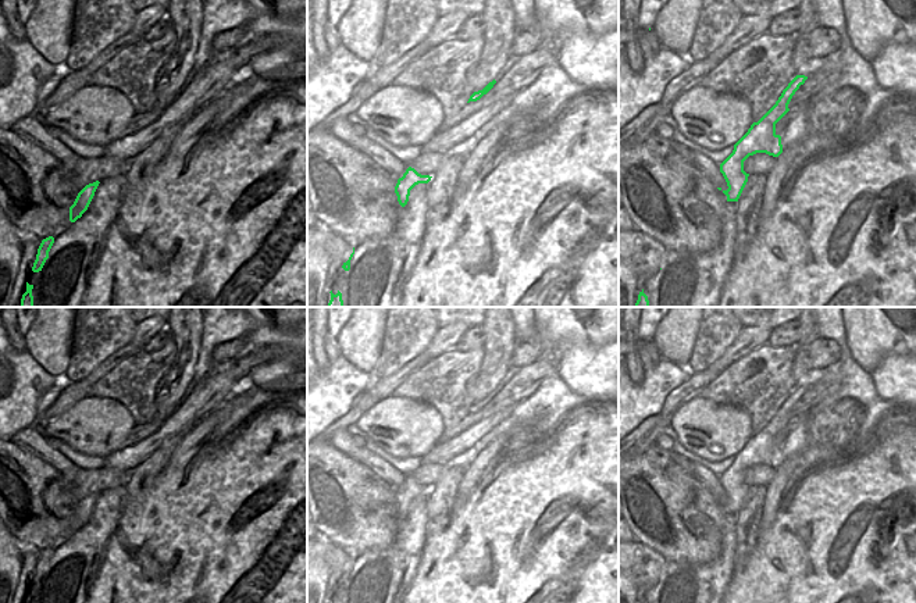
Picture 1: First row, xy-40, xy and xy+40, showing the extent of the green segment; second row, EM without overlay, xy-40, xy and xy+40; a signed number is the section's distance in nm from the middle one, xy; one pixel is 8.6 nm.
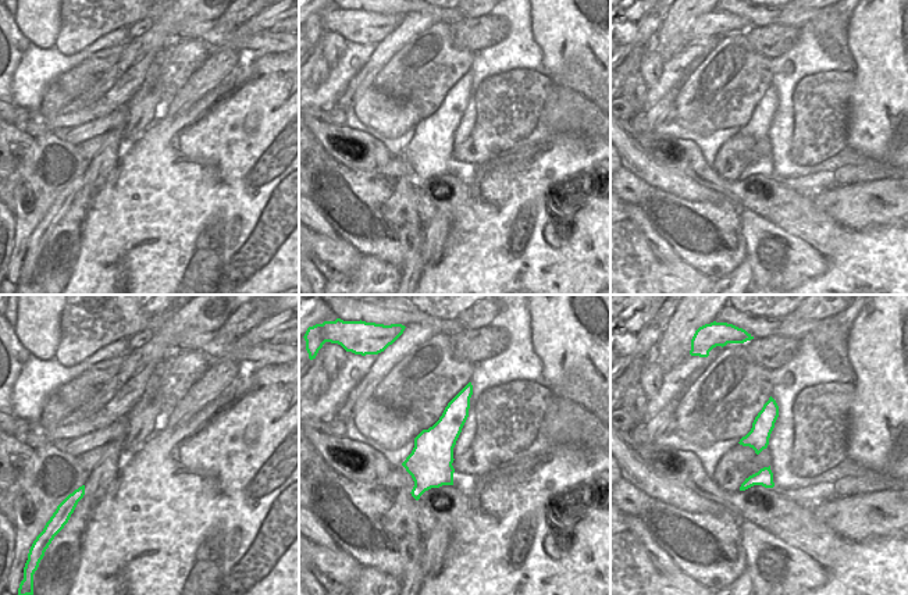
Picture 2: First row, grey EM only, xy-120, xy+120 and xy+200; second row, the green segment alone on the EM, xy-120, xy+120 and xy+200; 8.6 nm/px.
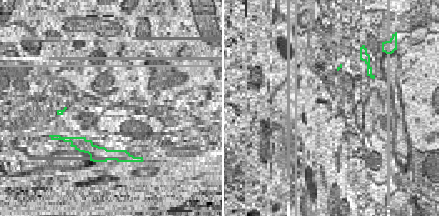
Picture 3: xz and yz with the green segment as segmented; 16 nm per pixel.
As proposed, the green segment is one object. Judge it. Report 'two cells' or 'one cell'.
two cells

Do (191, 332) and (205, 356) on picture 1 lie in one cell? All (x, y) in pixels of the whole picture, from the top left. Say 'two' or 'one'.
two

